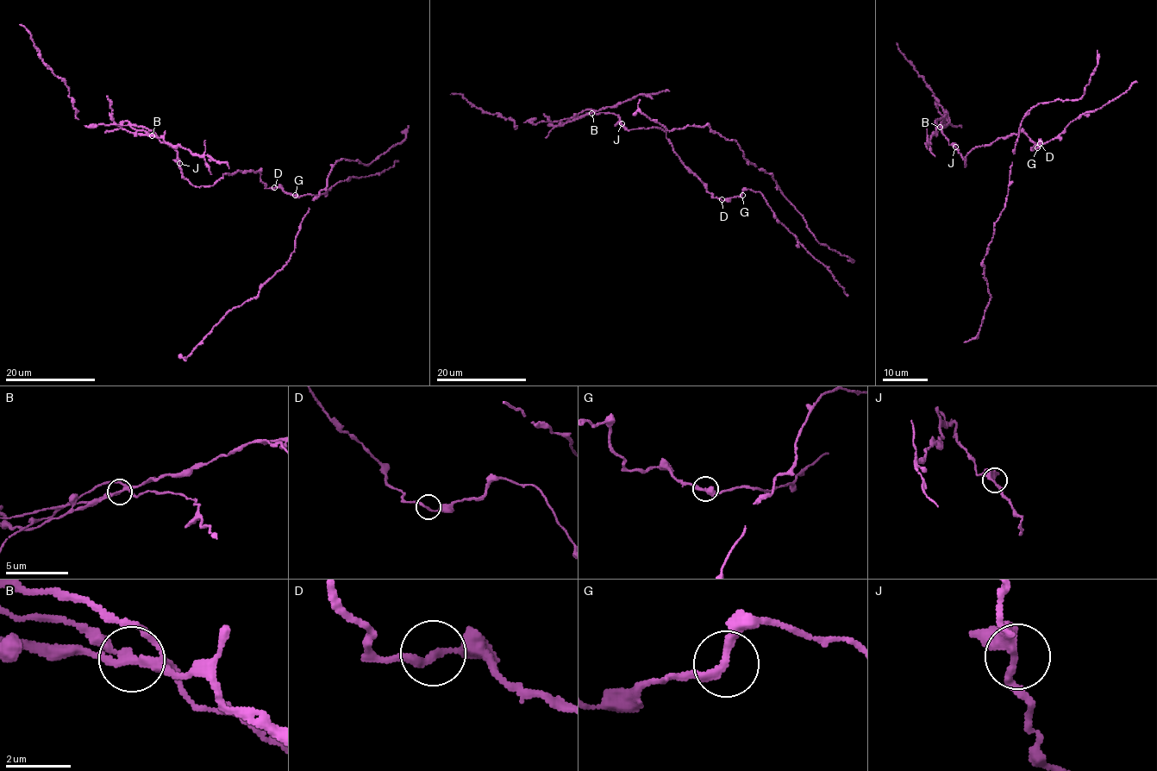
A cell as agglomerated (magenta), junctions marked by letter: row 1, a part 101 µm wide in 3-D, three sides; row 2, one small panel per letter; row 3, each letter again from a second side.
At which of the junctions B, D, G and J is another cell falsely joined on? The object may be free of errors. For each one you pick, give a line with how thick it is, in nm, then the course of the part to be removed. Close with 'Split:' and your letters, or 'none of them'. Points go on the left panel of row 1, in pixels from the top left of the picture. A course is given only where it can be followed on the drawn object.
B: 220 nm thick; foreign part runs (153, 136), (198, 155), (209, 155), (213, 159), (226, 163), (229, 168)
Split: B

